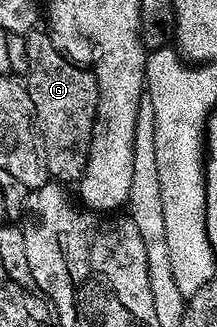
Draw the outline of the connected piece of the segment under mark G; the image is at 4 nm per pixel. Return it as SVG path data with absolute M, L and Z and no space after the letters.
M34 30L25 36L28 71L23 83L29 89L29 101L33 104L35 132L43 145L43 167L57 182L80 181L85 173L85 159L89 156L89 135L93 132L93 119L97 113L97 83L92 71L70 62L53 47L46 33Z

